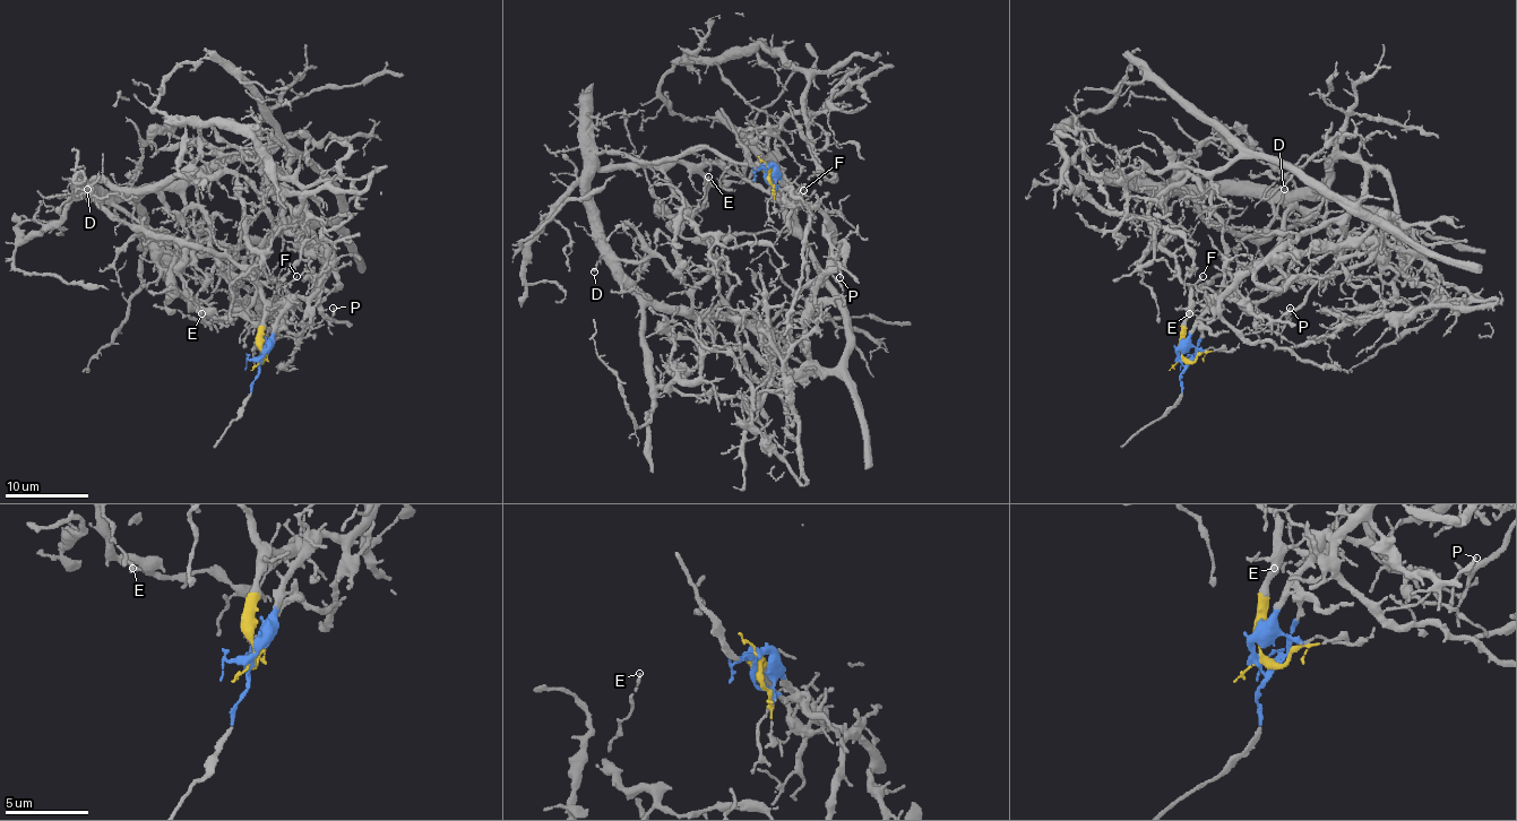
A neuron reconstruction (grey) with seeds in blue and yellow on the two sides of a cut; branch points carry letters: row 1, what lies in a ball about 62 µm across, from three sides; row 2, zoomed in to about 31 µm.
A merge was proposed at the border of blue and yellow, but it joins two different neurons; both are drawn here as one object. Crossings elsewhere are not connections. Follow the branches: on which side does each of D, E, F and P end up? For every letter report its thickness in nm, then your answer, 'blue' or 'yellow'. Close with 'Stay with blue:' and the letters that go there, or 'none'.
D: 240 nm | yellow
E: 200 nm | yellow
F: 160 nm | blue
P: 220 nm | blue
Stay with blue: F, P

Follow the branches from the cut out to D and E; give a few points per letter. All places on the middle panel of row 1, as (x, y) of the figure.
D: (766, 171), (770, 178), (707, 148), (638, 161), (601, 153), (591, 180), (593, 240), (601, 255), (594, 271)
E: (766, 171), (707, 148), (649, 161), (596, 156), (601, 170), (655, 167), (695, 212), (689, 217), (707, 175)

